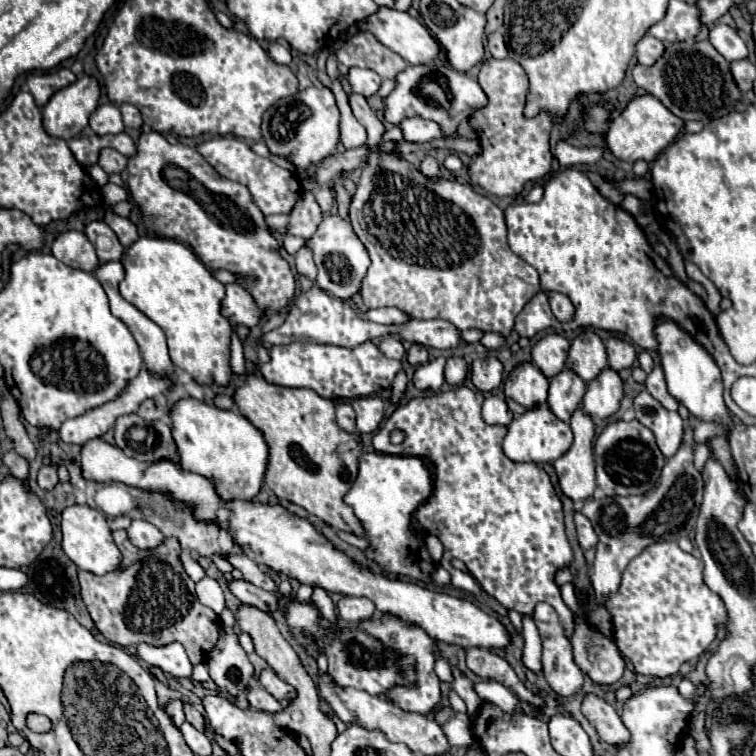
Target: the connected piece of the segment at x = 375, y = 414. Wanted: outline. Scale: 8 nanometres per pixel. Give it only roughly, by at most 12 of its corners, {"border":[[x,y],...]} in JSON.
{"border":[[379,396],[355,398],[357,430],[379,428],[385,404]]}

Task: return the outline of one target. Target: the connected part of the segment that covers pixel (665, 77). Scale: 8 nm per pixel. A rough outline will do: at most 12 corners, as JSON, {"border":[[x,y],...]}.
{"border":[[695,38],[633,80],[683,122],[743,102],[729,62]]}

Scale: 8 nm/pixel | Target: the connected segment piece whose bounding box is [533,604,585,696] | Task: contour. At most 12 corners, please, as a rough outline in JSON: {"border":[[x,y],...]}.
{"border":[[549,604],[533,612],[543,642],[543,674],[561,696],[573,696],[583,672]]}

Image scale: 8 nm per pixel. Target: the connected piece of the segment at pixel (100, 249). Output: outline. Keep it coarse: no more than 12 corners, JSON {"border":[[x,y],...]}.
{"border":[[89,222],[85,234],[101,260],[123,254],[121,242],[105,222]]}

